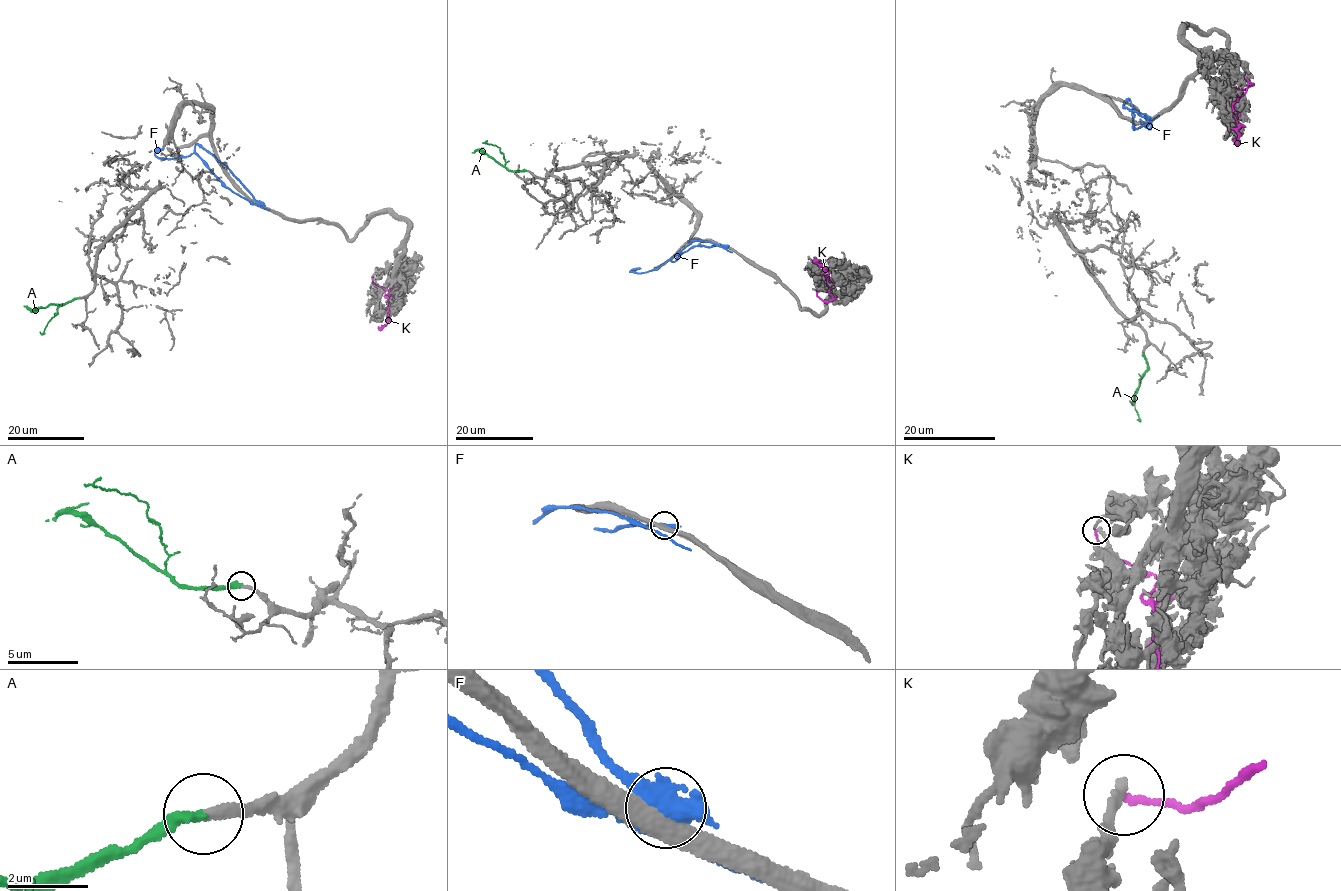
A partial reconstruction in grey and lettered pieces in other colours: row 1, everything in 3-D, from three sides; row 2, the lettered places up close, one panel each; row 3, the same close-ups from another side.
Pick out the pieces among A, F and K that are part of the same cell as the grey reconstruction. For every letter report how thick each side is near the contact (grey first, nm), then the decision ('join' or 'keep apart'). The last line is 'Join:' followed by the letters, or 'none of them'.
A: 220 nm thick on the grey side, 320 nm on the other; join
F: 400 nm thick on the grey side, 340 nm on the other; keep apart
K: 170 nm thick on the grey side, 160 nm on the other; keep apart
Join: A

